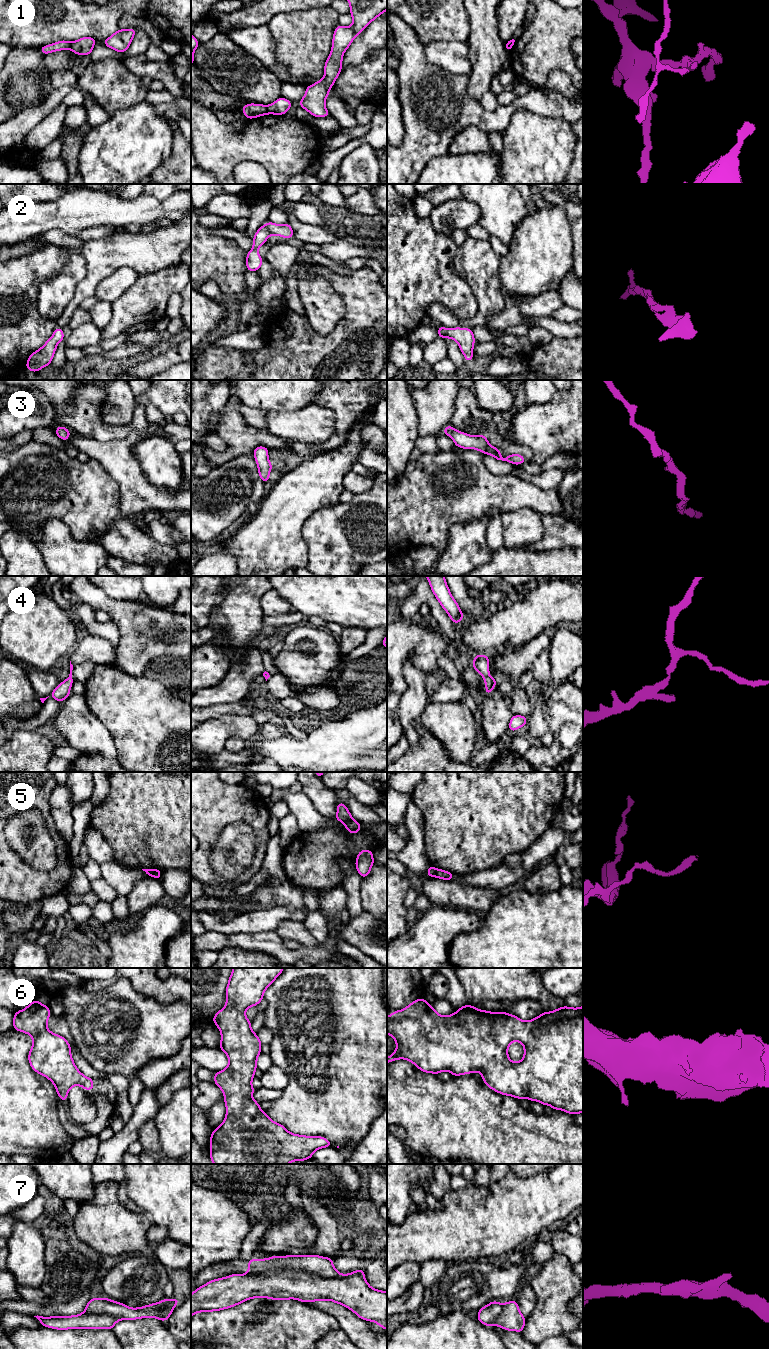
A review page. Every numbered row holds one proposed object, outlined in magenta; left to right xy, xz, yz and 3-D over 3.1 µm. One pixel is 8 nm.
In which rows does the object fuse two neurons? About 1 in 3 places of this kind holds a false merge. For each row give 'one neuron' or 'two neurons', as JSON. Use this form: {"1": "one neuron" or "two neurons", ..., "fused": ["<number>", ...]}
{"1": "two neurons", "2": "one neuron", "3": "one neuron", "4": "one neuron", "5": "two neurons", "6": "one neuron", "7": "two neurons", "fused": ["1", "5", "7"]}

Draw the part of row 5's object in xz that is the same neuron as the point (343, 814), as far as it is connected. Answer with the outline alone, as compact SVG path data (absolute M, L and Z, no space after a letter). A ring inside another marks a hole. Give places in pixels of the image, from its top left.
M342 802L337 803L337 814L335 820L343 823L353 820L351 813L347 809L346 805Z

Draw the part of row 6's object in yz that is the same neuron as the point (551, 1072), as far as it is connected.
M422 997L387 1016L387 1034L394 1038L397 1045L394 1053L387 1057L387 1064L406 1059L421 1071L436 1075L442 1071L449 1071L453 1076L479 1071L484 1083L497 1093L518 1100L528 1098L531 1102L538 1101L543 1106L550 1105L554 1111L560 1109L573 1115L583 1113L583 1006L563 1006L551 1012L542 1012L532 1020L522 1021L515 1014L481 1011L472 1005L461 1006L457 1012L442 1016ZM513 1041L519 1041L524 1046L524 1057L520 1062L512 1062L508 1057L508 1047Z

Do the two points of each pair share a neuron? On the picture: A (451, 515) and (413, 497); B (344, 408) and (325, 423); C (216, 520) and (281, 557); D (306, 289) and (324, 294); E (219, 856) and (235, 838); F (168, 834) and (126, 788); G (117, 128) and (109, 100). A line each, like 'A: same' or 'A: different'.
A: same
B: different
C: different
D: same
E: same
F: same
G: different

